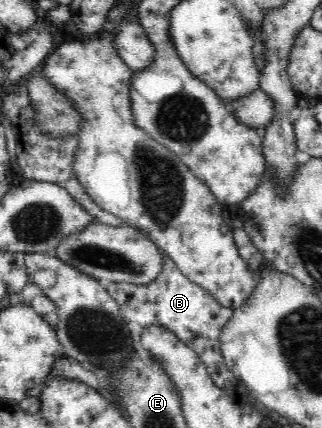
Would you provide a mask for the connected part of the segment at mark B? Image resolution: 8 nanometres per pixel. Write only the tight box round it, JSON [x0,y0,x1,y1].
[105,253,250,402]

